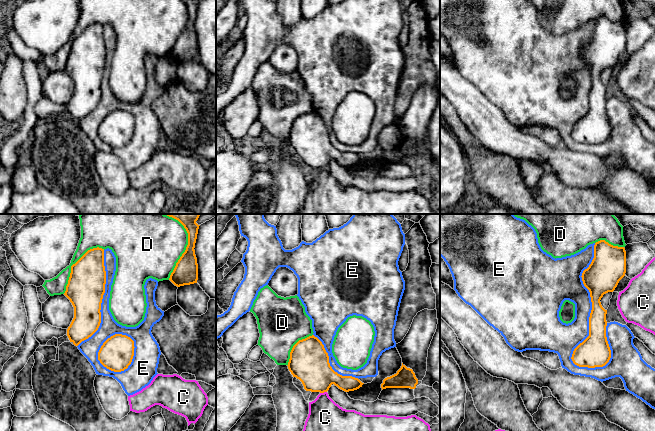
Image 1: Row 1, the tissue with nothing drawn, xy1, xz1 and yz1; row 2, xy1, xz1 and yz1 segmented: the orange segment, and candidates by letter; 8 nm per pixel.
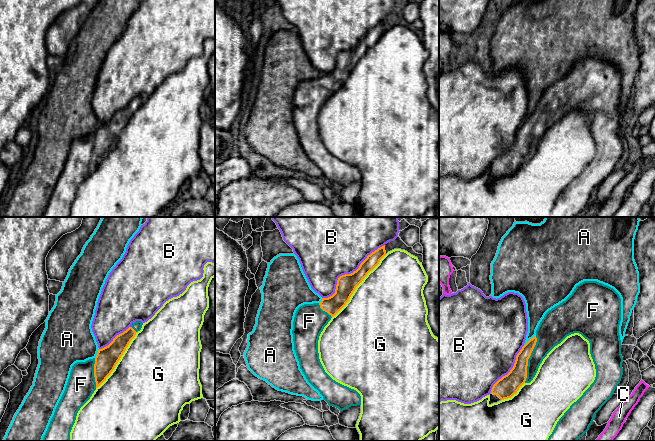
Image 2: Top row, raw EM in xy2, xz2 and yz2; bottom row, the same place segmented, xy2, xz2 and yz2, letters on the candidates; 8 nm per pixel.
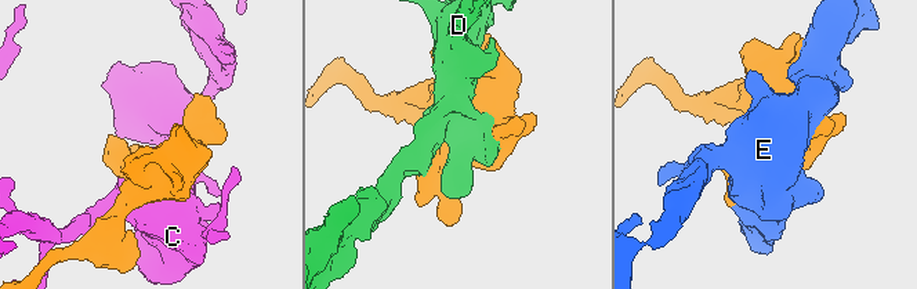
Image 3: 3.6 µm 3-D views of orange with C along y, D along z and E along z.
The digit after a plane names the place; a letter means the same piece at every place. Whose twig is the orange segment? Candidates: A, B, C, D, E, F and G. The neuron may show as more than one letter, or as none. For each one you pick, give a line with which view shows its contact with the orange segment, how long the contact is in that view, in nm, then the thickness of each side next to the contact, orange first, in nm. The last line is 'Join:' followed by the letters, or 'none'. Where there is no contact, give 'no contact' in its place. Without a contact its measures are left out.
F: meets orange in yz2; contact 400 nm long; 160 nm thick on the orange side, 200 nm on the other
Join: F

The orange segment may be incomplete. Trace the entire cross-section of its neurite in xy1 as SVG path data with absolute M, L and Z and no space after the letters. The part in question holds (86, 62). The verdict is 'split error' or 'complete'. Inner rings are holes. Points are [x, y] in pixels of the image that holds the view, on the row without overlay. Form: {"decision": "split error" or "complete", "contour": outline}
{"decision": "complete", "contour": "M104 25L88 26L71 42L64 71L74 83L74 94L67 112L75 122L91 113L100 102L105 60Z"}

